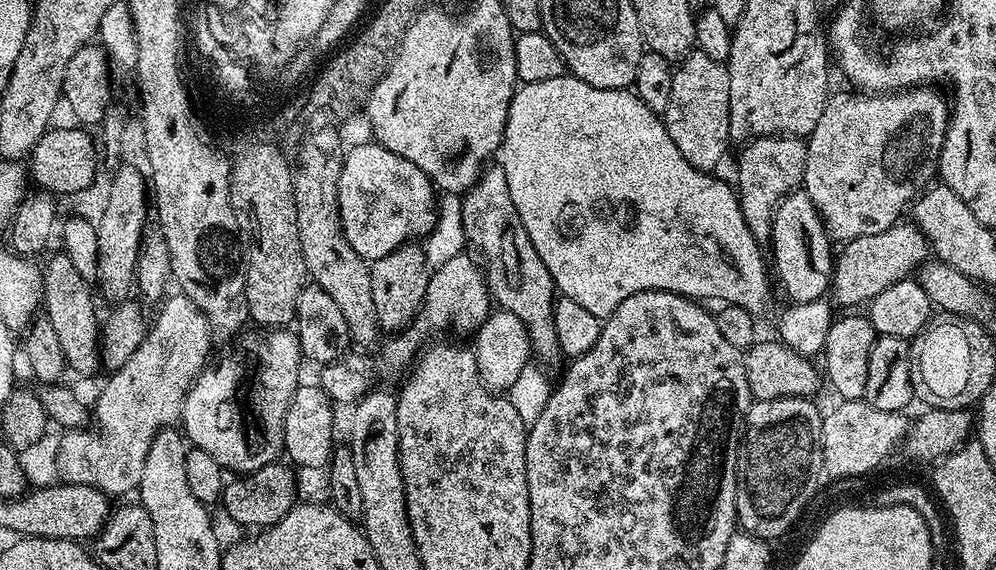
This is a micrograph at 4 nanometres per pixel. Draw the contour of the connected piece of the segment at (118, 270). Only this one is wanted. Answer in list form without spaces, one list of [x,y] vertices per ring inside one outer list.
[[[124,166],[113,176],[100,220],[95,225],[98,242],[96,286],[109,304],[123,303],[129,299],[130,290],[135,285],[137,262],[145,235],[146,198],[148,182],[138,169]]]

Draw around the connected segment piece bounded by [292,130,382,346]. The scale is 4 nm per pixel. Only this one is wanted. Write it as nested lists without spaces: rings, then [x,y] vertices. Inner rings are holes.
[[[309,131],[303,143],[294,152],[296,160],[294,156],[292,185],[294,186],[294,202],[298,206],[298,238],[302,242],[302,258],[306,258],[306,270],[311,283],[322,286],[322,290],[326,290],[326,294],[330,294],[330,298],[334,298],[335,304],[342,310],[352,344],[366,346],[362,344],[374,343],[376,335],[381,335],[382,332],[378,314],[374,314],[374,294],[370,290],[370,264],[358,255],[354,246],[350,246],[350,242],[346,242],[346,234],[342,230],[342,218],[338,206],[338,178],[342,174],[345,149],[343,147],[340,149],[338,133],[322,131]]]

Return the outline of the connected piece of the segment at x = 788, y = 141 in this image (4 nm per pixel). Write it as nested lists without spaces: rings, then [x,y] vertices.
[[[757,136],[739,149],[735,183],[738,185],[740,209],[756,240],[764,242],[771,237],[772,219],[778,206],[785,196],[803,185],[807,149],[807,143],[795,136]]]

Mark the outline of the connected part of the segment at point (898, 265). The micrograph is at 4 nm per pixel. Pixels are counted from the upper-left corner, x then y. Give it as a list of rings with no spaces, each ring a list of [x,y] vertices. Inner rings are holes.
[[[908,220],[897,222],[889,230],[879,234],[866,234],[865,237],[847,241],[841,248],[842,252],[837,253],[833,263],[830,285],[835,298],[833,301],[838,306],[856,306],[870,302],[886,287],[913,275],[929,259],[931,253],[925,235],[916,224]]]

